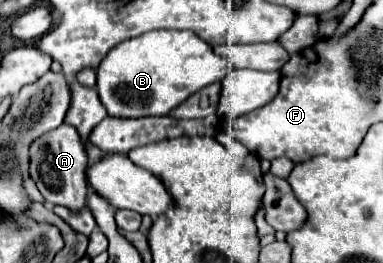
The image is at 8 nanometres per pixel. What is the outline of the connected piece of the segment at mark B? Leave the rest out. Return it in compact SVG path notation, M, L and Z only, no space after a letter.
M149 31L135 39L127 39L115 45L97 67L97 93L111 117L147 117L147 115L169 115L173 107L185 101L191 93L201 87L223 79L231 71L225 59L217 57L203 39L191 31Z

